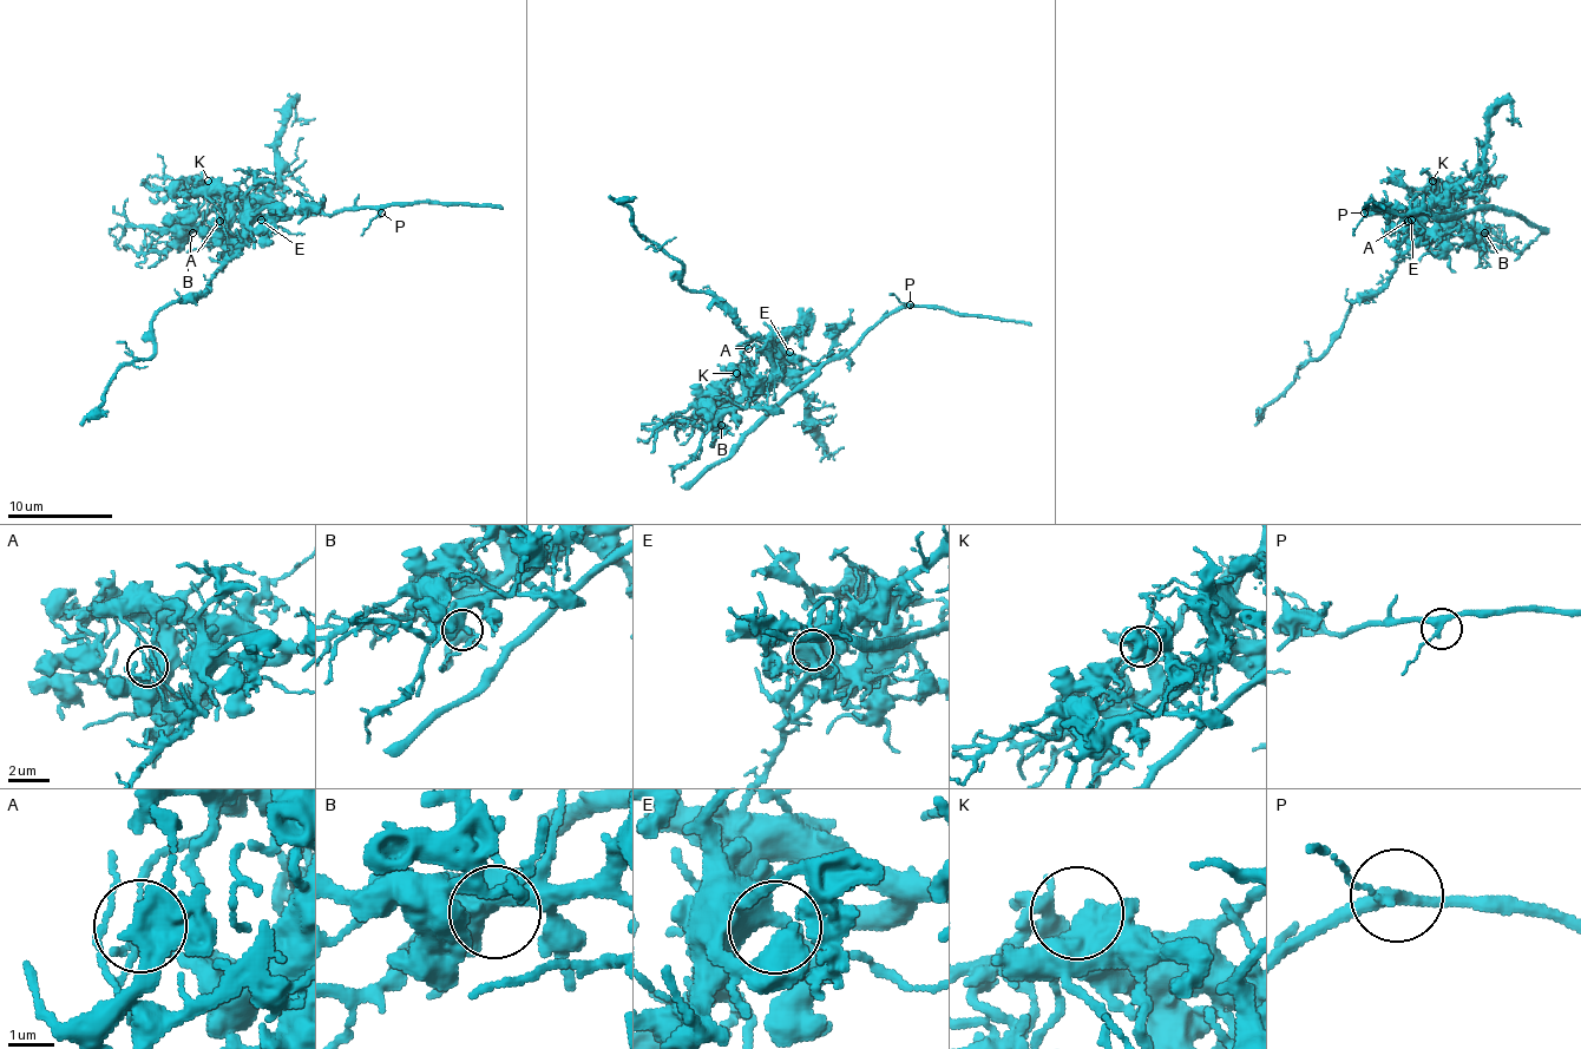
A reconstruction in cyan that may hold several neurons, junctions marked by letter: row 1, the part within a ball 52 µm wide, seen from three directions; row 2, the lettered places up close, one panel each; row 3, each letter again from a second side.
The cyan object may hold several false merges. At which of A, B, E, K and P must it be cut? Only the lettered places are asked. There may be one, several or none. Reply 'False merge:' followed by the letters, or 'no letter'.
False merge: A

